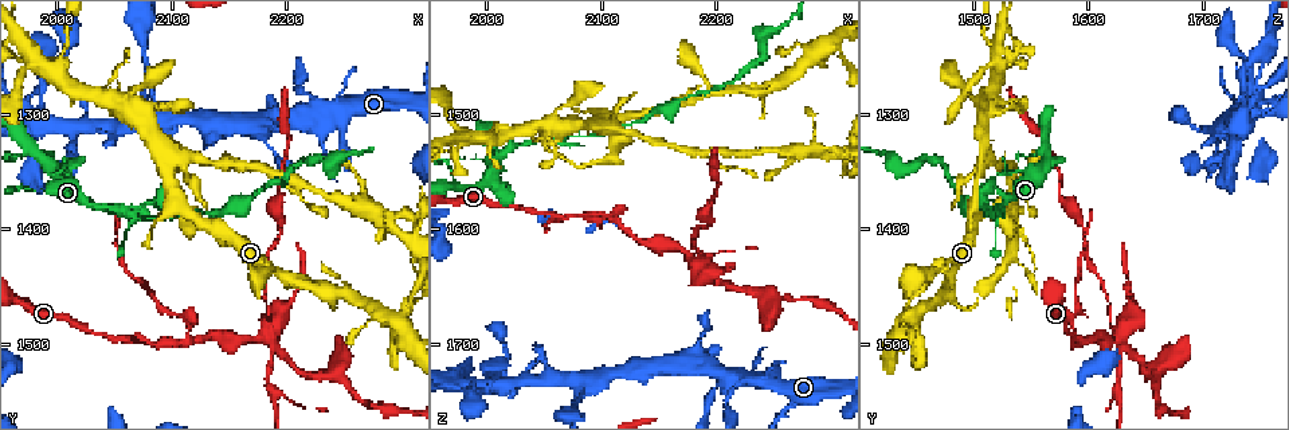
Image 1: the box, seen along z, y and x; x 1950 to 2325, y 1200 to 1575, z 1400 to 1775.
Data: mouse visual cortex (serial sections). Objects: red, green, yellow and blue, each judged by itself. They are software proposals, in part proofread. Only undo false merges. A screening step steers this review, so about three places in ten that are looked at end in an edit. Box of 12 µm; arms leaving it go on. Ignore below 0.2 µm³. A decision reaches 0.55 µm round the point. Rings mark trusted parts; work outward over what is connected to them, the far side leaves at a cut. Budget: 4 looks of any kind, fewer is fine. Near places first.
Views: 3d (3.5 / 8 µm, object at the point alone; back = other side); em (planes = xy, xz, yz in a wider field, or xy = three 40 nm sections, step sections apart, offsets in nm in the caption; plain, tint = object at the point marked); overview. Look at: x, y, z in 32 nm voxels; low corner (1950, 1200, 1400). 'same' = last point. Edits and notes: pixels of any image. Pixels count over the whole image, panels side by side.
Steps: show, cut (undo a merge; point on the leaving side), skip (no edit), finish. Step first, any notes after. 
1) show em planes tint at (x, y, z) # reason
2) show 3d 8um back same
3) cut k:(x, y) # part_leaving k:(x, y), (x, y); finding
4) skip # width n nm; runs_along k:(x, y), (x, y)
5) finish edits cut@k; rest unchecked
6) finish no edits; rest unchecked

show 3d 3.5um at (2098, 1338, 1512) # abrupt turn

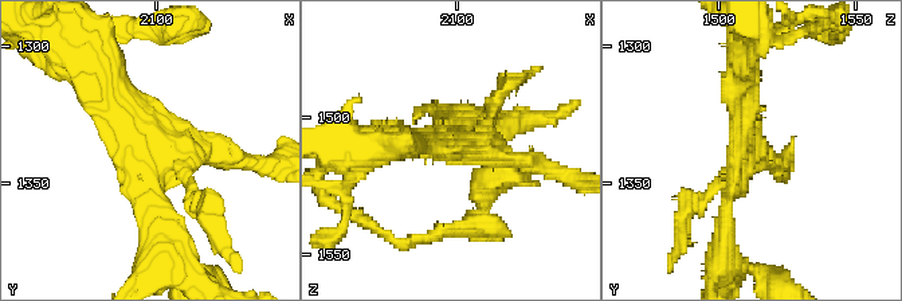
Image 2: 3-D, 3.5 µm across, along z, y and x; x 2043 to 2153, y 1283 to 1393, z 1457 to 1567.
show em xy step 2 tint at (2099, 1339, 1509)

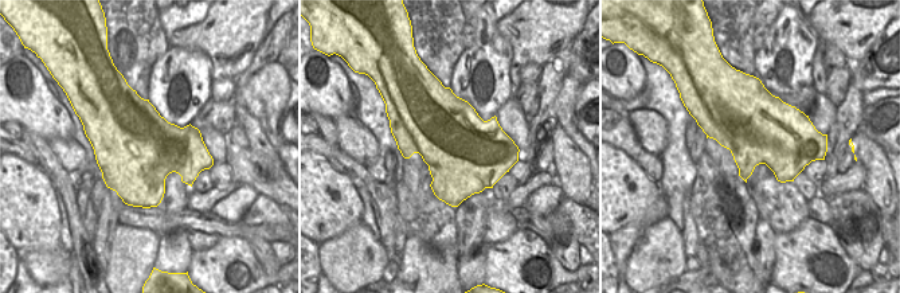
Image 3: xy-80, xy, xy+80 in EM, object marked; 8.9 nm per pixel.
skip # width 700 nm; runs_along 2:(157, 243), (153, 156), (99, 82); continuous, no second cell

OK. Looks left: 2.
show 3d 8um at (2186, 1492, 1632) # abrupt turn

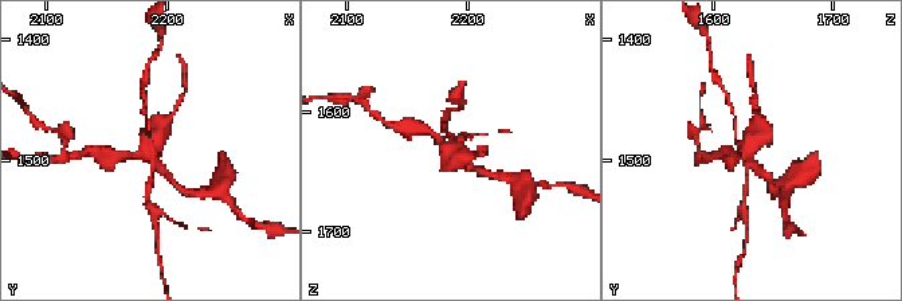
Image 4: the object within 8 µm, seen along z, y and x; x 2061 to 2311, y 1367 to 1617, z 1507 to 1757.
show 3d 3.5um back at (2184, 1494, 1628)

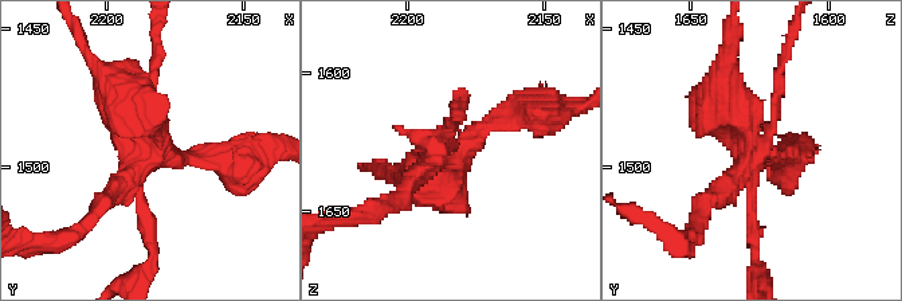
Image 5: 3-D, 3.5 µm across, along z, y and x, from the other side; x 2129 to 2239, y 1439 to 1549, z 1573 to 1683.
cut 5:(151, 231) # part_leaving 5:(757, 144), (775, 118), (788, 36); a second cell is stuck on

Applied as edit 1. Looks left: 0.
finish edits cut@5; rest unchecked

